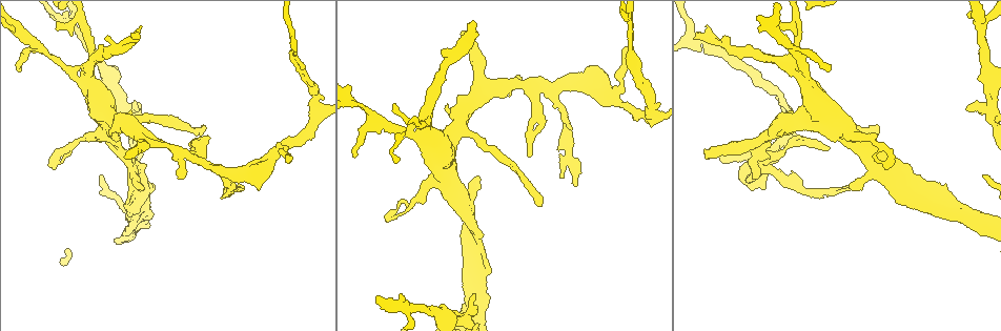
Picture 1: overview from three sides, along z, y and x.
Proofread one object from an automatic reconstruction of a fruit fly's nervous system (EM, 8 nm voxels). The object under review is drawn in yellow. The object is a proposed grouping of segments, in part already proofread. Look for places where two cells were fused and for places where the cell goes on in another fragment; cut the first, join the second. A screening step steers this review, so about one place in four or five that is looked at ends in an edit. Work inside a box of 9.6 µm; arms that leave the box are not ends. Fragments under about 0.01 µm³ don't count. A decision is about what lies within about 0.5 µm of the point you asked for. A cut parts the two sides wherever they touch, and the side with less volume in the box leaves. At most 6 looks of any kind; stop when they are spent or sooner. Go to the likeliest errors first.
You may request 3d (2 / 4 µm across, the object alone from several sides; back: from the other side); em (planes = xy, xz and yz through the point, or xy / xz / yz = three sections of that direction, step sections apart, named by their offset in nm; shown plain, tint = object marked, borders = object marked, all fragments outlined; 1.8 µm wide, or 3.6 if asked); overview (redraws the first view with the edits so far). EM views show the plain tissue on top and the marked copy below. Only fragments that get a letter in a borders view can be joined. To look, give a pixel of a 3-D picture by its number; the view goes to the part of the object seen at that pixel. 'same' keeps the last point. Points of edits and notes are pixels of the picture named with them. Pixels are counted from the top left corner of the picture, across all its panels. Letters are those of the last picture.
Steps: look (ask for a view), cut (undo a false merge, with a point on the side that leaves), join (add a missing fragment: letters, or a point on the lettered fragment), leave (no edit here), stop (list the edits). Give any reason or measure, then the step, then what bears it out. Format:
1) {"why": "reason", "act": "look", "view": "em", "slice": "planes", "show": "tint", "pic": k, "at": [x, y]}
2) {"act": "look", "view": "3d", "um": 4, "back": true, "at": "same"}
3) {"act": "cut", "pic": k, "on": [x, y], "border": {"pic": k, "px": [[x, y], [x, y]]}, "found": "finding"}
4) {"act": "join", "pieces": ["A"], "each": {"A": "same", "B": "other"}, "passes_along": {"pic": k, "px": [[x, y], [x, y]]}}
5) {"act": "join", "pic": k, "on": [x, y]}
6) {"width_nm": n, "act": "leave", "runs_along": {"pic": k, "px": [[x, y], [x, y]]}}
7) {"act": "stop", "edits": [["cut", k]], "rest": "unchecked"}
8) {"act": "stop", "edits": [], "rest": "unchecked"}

{"why": "sharp bend", "act": "look", "view": "em", "slice": "planes", "show": "tint", "pic": 1, "at": [537, 85]}

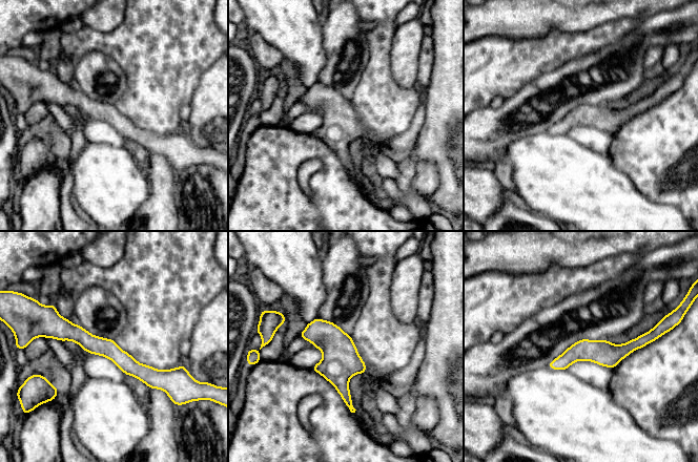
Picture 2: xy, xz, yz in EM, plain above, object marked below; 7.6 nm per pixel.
{"why": "what lies round it", "act": "look", "view": "em", "slice": "planes", "show": "borders", "at": "same"}

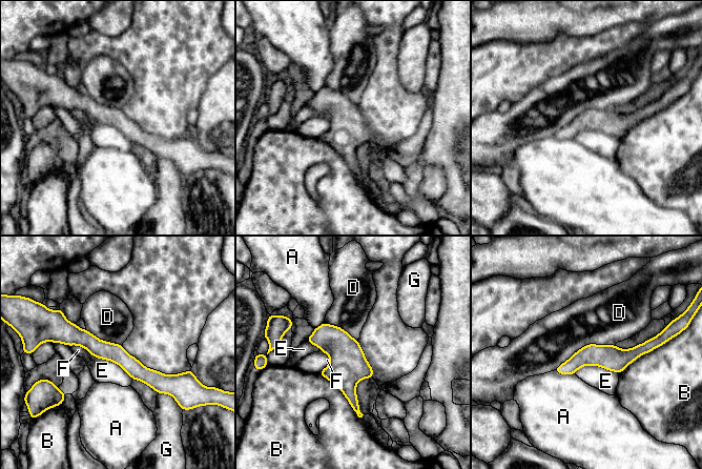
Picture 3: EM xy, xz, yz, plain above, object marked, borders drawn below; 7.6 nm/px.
{"act": "leave", "each": {"A": "other", "B": "other", "D": "other", "E": "other", "F": "other", "G": "other"}, "runs_along": {"pic": 3, "px": [[57, 338], [176, 378]]}, "found": "all the same cell"}

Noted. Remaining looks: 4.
{"why": "four-way junction", "act": "look", "view": "em", "slice": "xy", "step": 4, "show": "tint", "pic": 1, "at": [43, 51]}

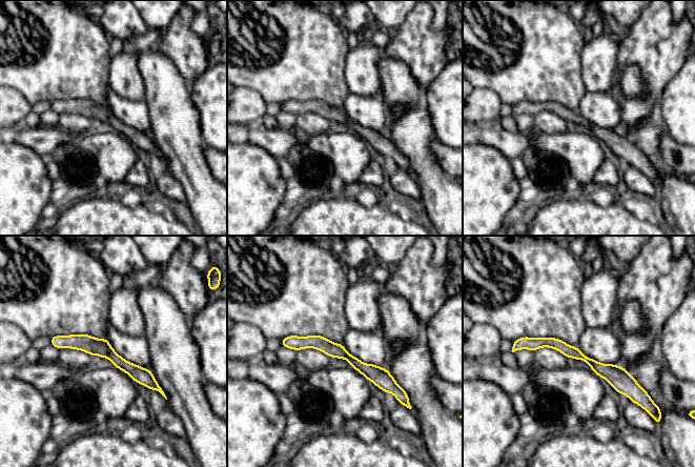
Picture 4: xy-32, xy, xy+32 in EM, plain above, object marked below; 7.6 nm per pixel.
{"act": "look", "view": "em", "slice": "xy", "step": 4, "show": "borders", "at": "same"}

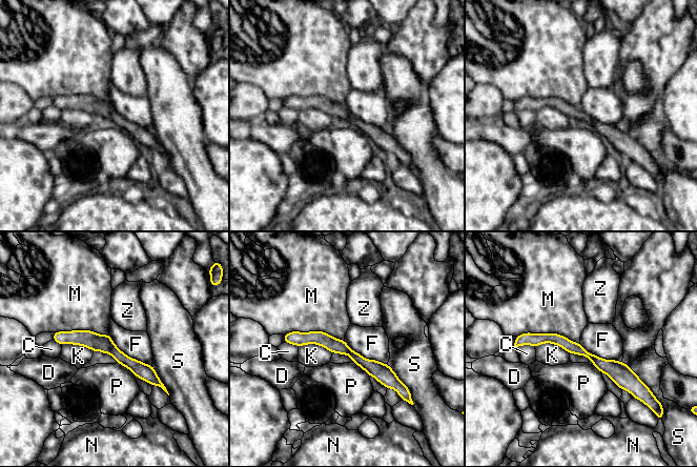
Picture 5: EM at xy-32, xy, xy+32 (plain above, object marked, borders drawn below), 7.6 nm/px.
{"width_nm": 100, "act": "leave", "each": {"C": "other", "D": "other", "F": "other", "K": "other", "M": "other", "N": "other", "P": "other", "S": "other", "Z": "other"}, "border": {"pic": 5, "px": [[108, 334], [125, 353], [151, 365]]}, "found": "one cell here"}

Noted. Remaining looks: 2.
{"act": "look", "view": "3d", "um": 4, "pic": 1, "at": [698, 42]}

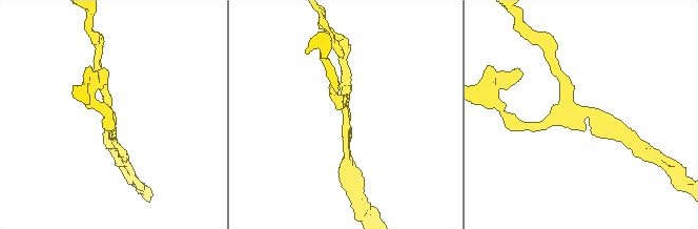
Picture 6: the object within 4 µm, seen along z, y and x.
{"act": "look", "view": "em", "slice": "planes", "show": "borders", "pic": 6, "at": [346, 113]}

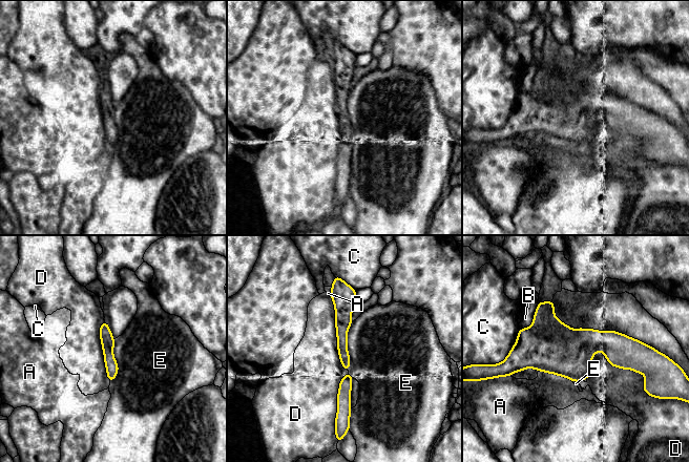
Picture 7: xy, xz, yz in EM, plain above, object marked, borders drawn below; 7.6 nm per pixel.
{"act": "leave", "each": {"A": "other", "B": "other", "C": "other", "D": "other", "E": "other"}, "runs_along": {"pic": 7, "px": [[339, 290], [347, 365]]}, "found": "all the same cell"}

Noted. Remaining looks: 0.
{"act": "stop", "edits": [], "rest": "unchecked"}

